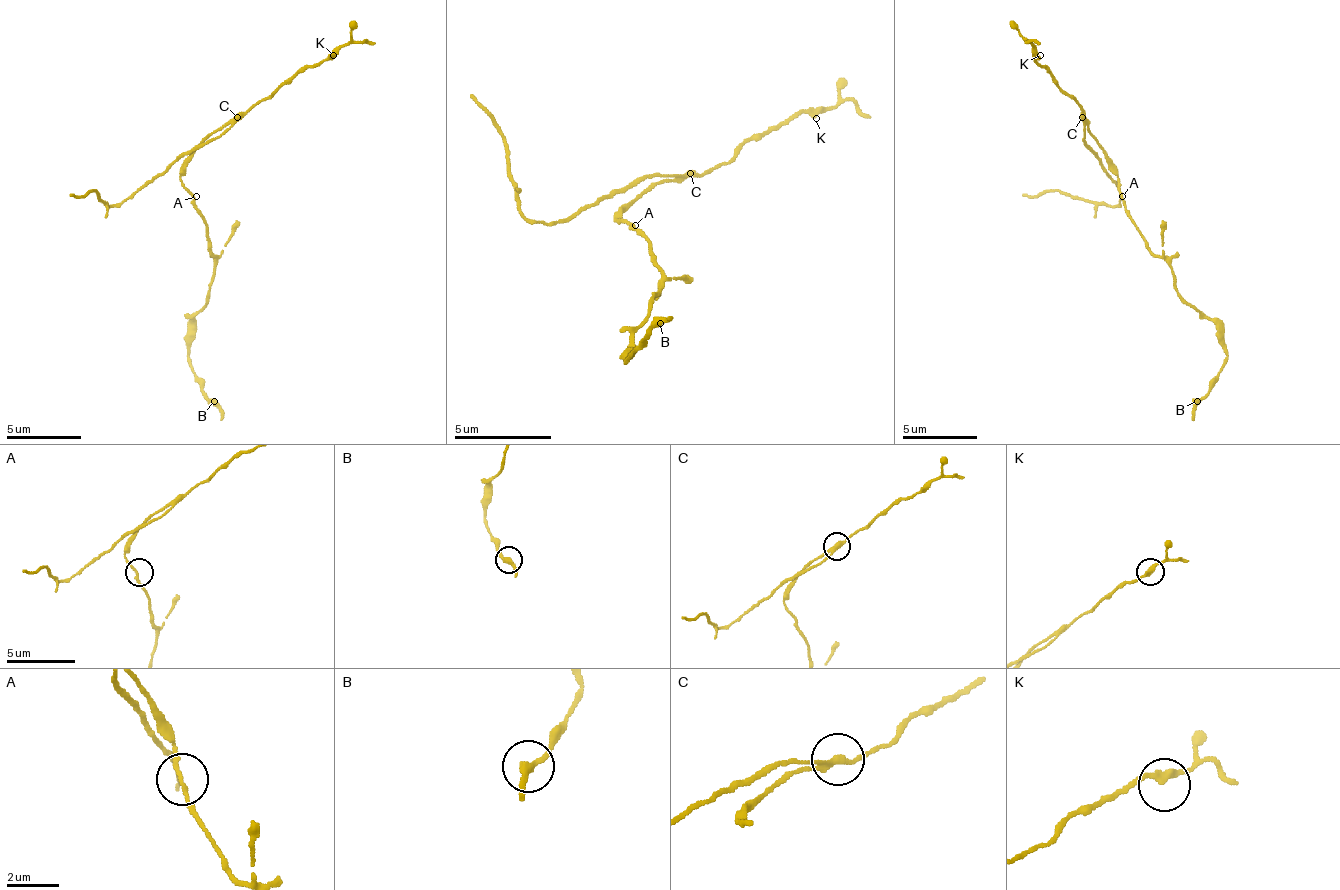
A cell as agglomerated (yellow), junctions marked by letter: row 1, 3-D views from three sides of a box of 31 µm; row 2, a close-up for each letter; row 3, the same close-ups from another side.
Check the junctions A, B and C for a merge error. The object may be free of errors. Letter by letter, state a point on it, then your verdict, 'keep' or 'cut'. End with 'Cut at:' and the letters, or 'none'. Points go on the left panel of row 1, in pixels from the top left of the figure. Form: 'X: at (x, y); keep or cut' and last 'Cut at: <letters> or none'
A: at (196, 196); keep
B: at (214, 401); keep
C: at (237, 117); cut
Cut at: C

